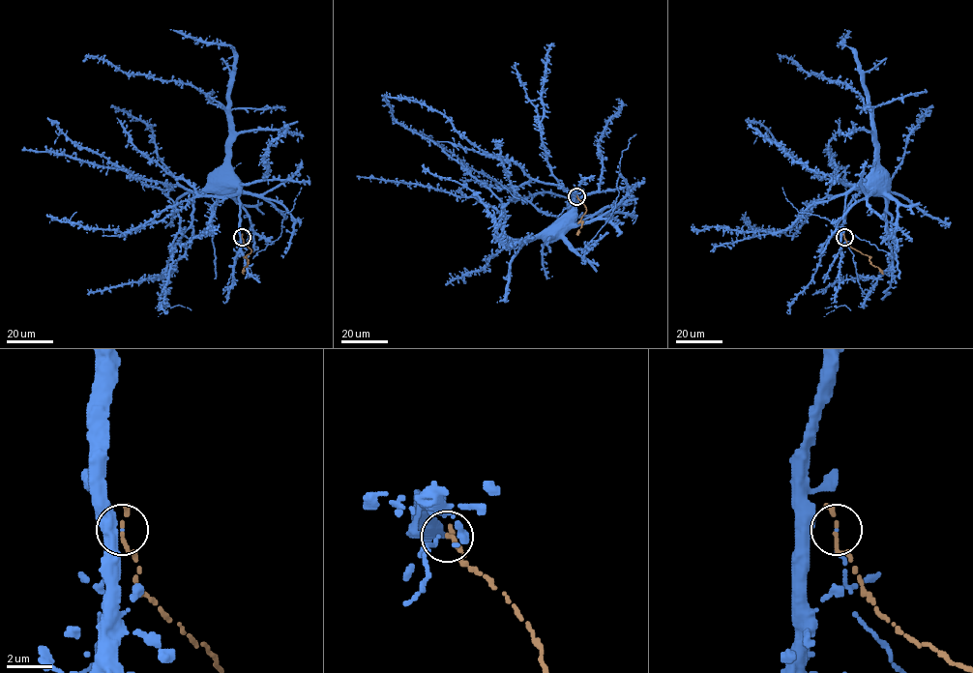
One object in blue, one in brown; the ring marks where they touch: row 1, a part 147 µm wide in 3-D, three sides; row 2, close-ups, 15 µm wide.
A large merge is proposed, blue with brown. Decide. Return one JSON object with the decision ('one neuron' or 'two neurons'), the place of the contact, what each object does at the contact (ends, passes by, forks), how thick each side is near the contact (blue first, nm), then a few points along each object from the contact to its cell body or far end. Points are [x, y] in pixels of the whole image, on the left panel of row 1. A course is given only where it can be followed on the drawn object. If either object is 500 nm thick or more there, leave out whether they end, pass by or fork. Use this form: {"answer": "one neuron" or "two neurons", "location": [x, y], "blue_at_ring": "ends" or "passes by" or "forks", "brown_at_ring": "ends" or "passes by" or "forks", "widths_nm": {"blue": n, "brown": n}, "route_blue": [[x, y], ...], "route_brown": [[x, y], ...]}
{"answer": "two neurons", "location": [242, 237], "blue_at_ring": "ends", "brown_at_ring": "ends", "widths_nm": {"blue": 50, "brown": 240}, "route_blue": [[242, 237], [238, 188], [188, 190], [133, 178], [104, 157], [73, 143], [57, 126], [58, 135], [54, 144]], "route_brown": [[242, 237], [251, 250], [246, 256], [248, 264], [243, 274]]}

